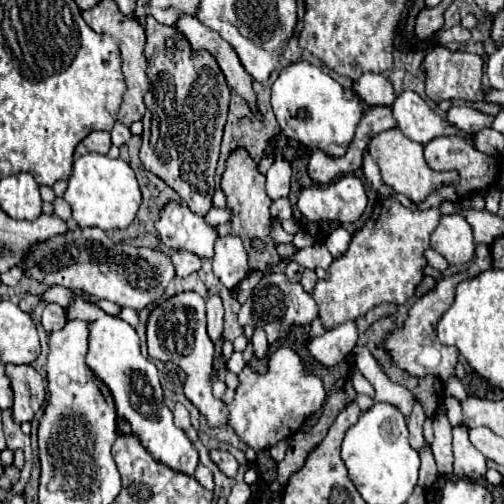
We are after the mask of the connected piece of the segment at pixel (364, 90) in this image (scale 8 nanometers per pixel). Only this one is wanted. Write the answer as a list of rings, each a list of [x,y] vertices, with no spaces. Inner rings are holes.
[[[365,72],[353,86],[355,86],[355,92],[371,106],[391,106],[395,100],[391,82],[381,74]]]

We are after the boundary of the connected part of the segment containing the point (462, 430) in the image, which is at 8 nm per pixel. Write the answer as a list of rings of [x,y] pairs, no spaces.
[[[467,426],[453,428],[453,452],[455,452],[455,470],[459,478],[479,480],[487,472],[487,458],[469,442]]]

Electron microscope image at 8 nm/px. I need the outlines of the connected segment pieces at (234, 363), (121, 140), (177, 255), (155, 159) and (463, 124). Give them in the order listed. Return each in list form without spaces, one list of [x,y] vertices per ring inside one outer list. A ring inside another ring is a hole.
[[[233,352],[233,354],[231,354],[231,358],[227,360],[227,370],[229,370],[229,372],[235,372],[235,374],[239,374],[243,368],[245,368],[243,354],[241,354],[241,352]]]
[[[115,122],[113,130],[111,130],[111,140],[113,140],[113,144],[115,144],[115,146],[123,146],[125,142],[129,142],[129,138],[131,138],[129,128],[123,126],[121,122]]]
[[[187,250],[173,252],[171,260],[173,260],[173,266],[175,266],[177,276],[181,276],[181,278],[185,278],[191,272],[197,272],[201,268],[201,258],[195,256],[193,252],[187,252]]]
[[[147,16],[145,32],[147,32],[145,58],[149,60],[147,76],[151,82],[151,90],[145,96],[147,110],[141,120],[143,144],[141,144],[139,158],[149,172],[163,178],[173,190],[179,192],[179,196],[187,202],[191,212],[205,216],[211,208],[211,198],[215,192],[213,172],[215,172],[217,158],[219,158],[219,144],[221,144],[221,134],[223,134],[223,126],[227,120],[231,88],[227,86],[217,60],[207,50],[193,50],[189,40],[177,28],[163,26],[157,20],[153,20],[153,16]]]
[[[459,106],[459,108],[451,108],[447,114],[447,120],[461,132],[465,134],[477,134],[483,128],[489,128],[493,124],[493,116],[475,112],[473,108],[467,106]]]

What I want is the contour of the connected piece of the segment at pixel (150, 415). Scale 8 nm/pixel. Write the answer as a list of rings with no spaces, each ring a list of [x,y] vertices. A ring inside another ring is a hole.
[[[75,294],[71,298],[67,306],[67,318],[87,322],[89,328],[87,366],[99,380],[107,384],[107,388],[115,398],[117,414],[131,424],[133,434],[141,440],[141,444],[145,444],[145,448],[153,454],[155,460],[161,460],[161,464],[177,472],[193,474],[193,470],[199,464],[197,450],[187,438],[187,434],[173,424],[173,414],[163,402],[157,366],[153,360],[141,354],[139,336],[135,328],[117,316],[109,316],[99,308],[97,302],[93,302],[83,294]]]

